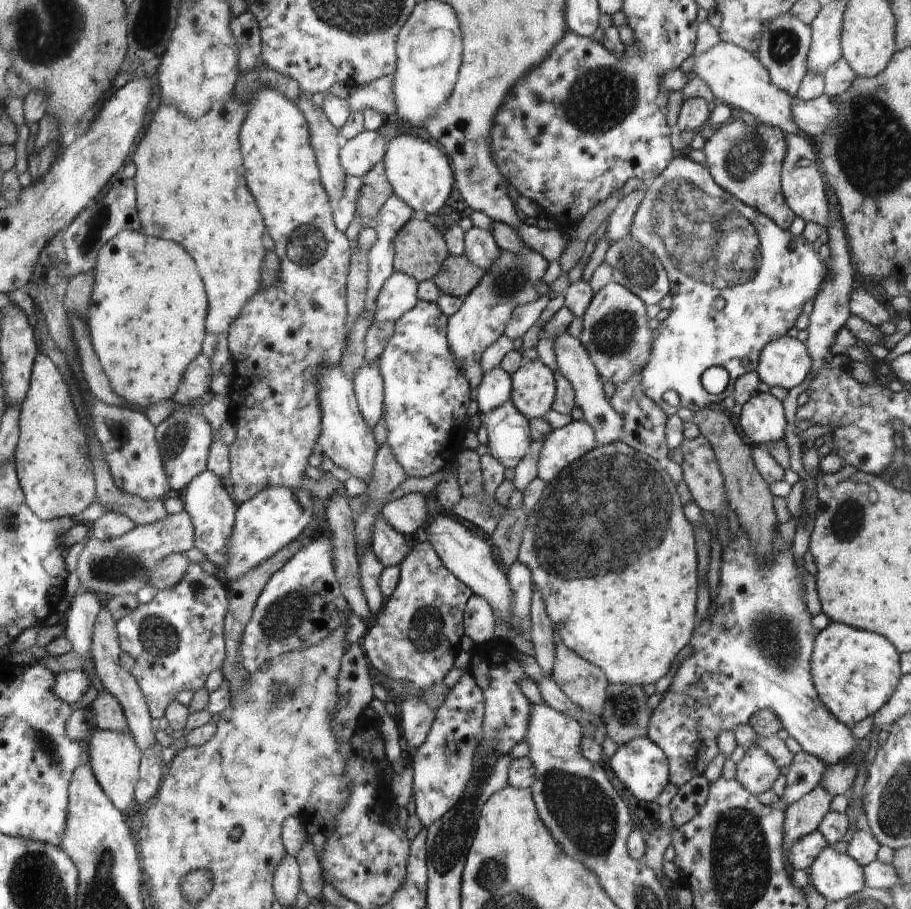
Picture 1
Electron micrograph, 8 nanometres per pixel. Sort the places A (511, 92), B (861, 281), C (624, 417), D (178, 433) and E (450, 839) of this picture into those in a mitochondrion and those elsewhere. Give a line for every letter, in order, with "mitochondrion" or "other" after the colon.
A: other
B: other
C: other
D: mitochondrion
E: mitochondrion

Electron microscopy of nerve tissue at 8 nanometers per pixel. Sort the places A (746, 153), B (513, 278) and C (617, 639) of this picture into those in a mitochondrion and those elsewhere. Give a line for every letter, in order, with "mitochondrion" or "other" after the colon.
A: mitochondrion
B: mitochondrion
C: other

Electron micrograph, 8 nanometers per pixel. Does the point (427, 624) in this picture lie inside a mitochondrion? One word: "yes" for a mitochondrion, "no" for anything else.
yes

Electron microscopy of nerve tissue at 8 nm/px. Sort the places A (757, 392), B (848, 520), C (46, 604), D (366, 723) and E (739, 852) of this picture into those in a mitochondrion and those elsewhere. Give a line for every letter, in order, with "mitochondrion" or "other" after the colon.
A: other
B: mitochondrion
C: other
D: other
E: mitochondrion

